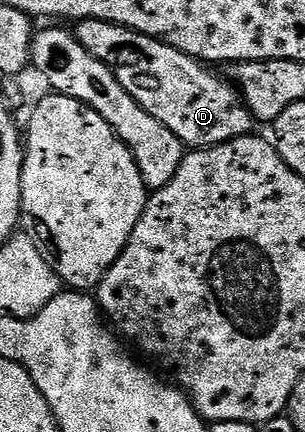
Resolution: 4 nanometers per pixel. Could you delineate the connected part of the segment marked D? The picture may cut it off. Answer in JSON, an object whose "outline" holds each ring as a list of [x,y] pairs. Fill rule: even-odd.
{"outline":[[[84,19],[74,28],[75,40],[89,52],[97,61],[101,61],[117,77],[117,81],[131,94],[133,101],[141,105],[165,129],[173,129],[182,141],[184,148],[202,149],[216,147],[228,143],[231,139],[240,139],[243,135],[250,135],[253,131],[251,111],[243,103],[243,96],[235,89],[230,78],[218,75],[218,70],[212,69],[208,64],[195,59],[191,55],[179,51],[170,43],[154,35],[143,35],[128,27],[118,27],[115,23],[106,23],[103,19]]]}

